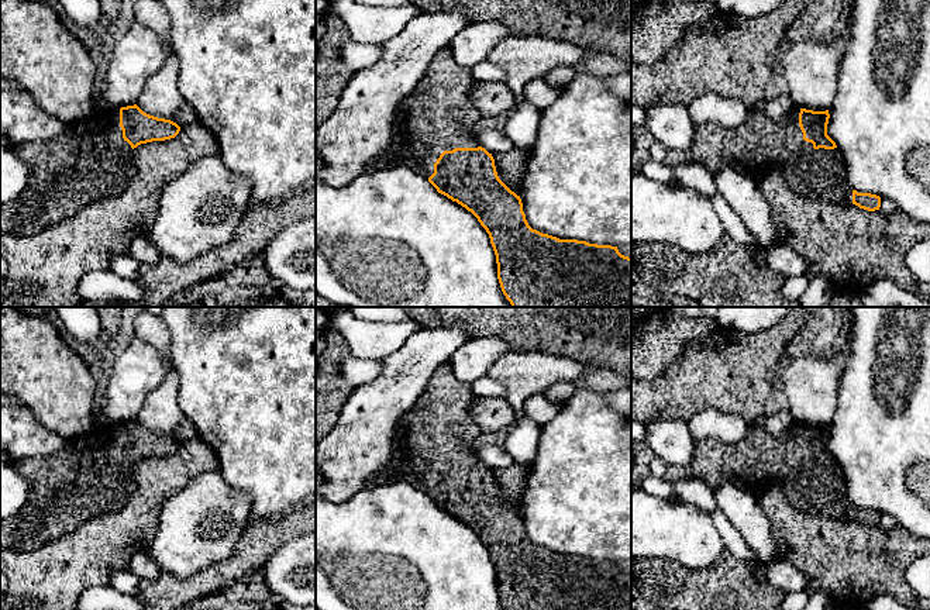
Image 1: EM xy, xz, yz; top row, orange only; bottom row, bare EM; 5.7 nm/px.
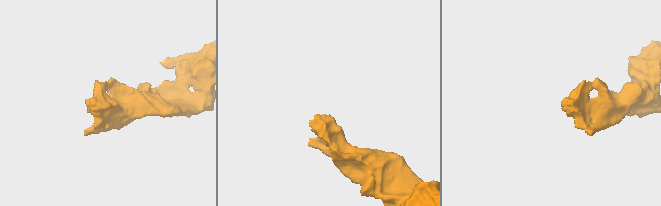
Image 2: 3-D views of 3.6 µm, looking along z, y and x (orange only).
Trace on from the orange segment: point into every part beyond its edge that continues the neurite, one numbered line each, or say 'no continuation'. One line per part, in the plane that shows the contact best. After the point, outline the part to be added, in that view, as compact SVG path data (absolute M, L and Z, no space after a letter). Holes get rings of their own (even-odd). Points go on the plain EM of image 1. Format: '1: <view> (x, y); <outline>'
1: yz (760, 461); M761 420L748 425L747 435L737 442L724 442L716 438L702 438L695 442L693 459L686 466L666 466L664 479L678 482L699 478L709 483L714 492L723 482L750 492L757 500L775 485L781 485L789 502L802 511L831 518L852 520L852 504L847 496L847 485L838 463L814 465L812 458L803 455L799 441L800 424L795 423L782 434L768 432Z

